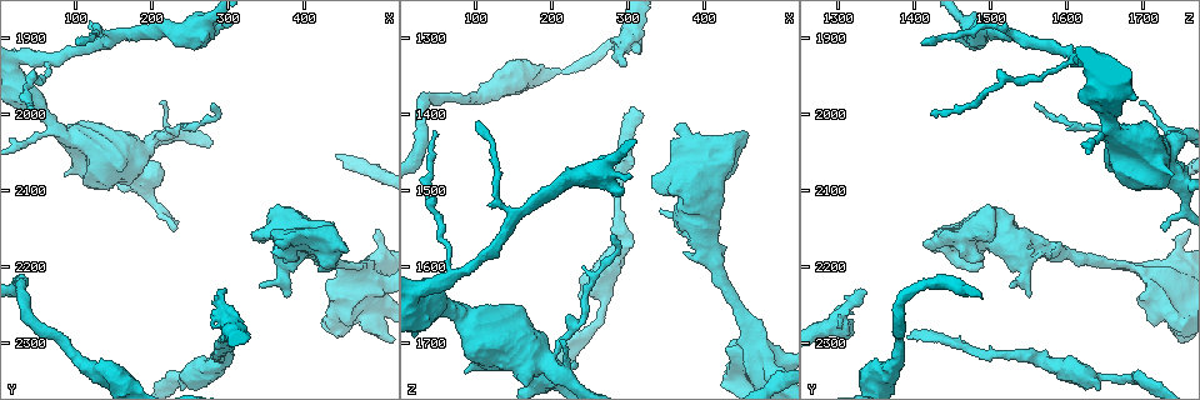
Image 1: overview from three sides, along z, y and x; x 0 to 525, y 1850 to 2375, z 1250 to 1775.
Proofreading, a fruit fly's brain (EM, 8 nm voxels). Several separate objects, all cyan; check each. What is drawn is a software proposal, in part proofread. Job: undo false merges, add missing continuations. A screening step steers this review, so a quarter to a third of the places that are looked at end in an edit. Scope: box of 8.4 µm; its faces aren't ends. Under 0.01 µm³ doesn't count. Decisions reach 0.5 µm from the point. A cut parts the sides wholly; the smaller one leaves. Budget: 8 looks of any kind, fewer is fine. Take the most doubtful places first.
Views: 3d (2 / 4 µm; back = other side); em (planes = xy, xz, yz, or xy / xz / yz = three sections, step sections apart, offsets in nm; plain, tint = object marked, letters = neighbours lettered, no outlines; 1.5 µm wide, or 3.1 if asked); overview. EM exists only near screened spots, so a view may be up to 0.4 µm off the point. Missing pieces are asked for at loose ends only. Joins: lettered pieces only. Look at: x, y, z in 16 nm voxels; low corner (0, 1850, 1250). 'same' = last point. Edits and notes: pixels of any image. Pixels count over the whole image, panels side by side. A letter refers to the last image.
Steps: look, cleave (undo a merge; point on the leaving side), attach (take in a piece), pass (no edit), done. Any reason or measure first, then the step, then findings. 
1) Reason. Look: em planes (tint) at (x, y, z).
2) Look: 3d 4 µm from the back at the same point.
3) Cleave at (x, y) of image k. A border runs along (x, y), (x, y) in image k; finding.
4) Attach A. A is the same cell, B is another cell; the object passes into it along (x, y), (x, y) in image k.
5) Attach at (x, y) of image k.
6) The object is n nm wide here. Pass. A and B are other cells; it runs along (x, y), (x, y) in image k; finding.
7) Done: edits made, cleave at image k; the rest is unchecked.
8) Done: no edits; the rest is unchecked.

Branch stops here. Look: em xy step 8 (tint) at (100, 1905, 1415).

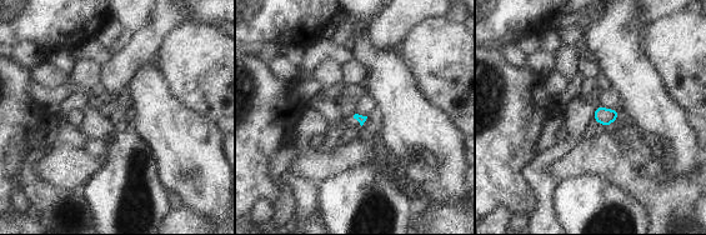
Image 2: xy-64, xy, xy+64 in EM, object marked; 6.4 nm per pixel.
Look: em planes (tint) at the same point.

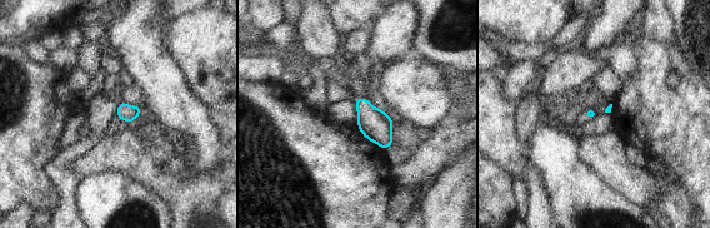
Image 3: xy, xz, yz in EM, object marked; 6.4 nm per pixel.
See the neighbours. Look: em planes (letters) at the same point.

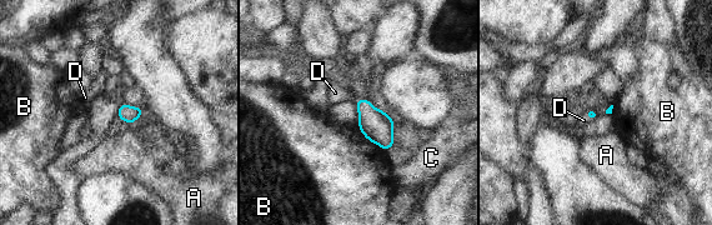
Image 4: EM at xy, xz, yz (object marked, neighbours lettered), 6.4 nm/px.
The object is 70 nm wide here. Attach D. D is the same cell, A, B and C are other cells; the object passes into it along (591, 114), (587, 116), (583, 120) in image 4; it goes on there.

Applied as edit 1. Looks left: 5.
Look: overview.

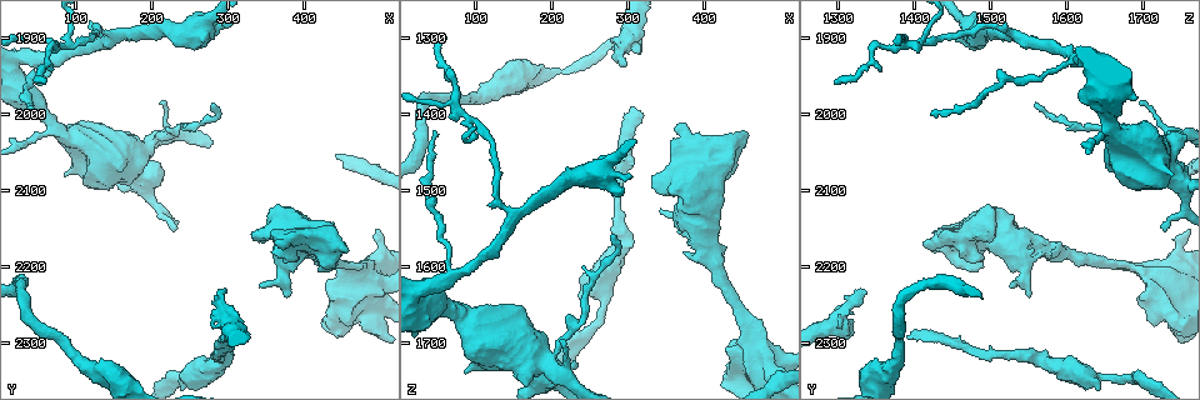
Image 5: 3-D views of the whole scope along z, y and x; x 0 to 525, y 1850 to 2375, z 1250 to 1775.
Calibre changes. Look: 3d 4 µm at (270, 2345, 1640).

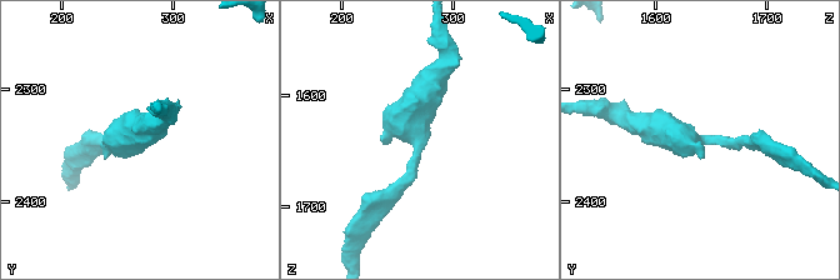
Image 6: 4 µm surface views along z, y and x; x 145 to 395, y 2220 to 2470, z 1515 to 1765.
The arms are 180, 420 nm wide. Look: em planes (plain) at (268, 2348, 1644).

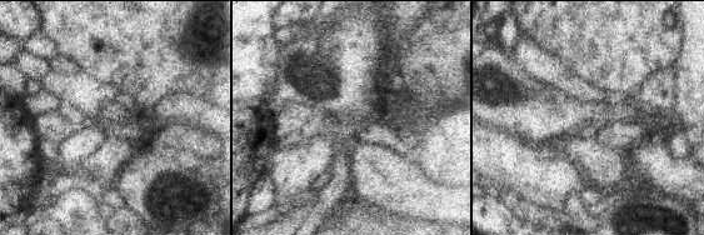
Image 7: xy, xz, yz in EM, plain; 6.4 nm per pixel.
Look: em planes (letters) at the same point.

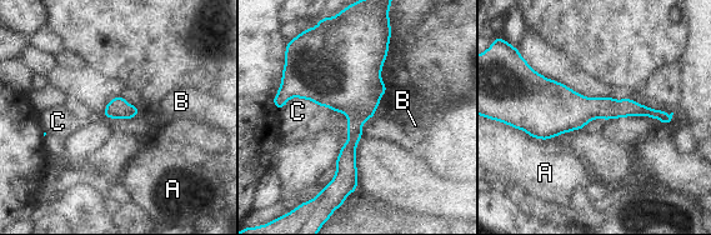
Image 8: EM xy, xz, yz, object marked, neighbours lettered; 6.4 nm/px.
Pass. A, B and C are other cells; a border runs along (319, 105), (291, 98), (279, 109) in image 8; one cell here.

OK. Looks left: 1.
Done: edits made, attach at image 4; the rest is unchecked.

